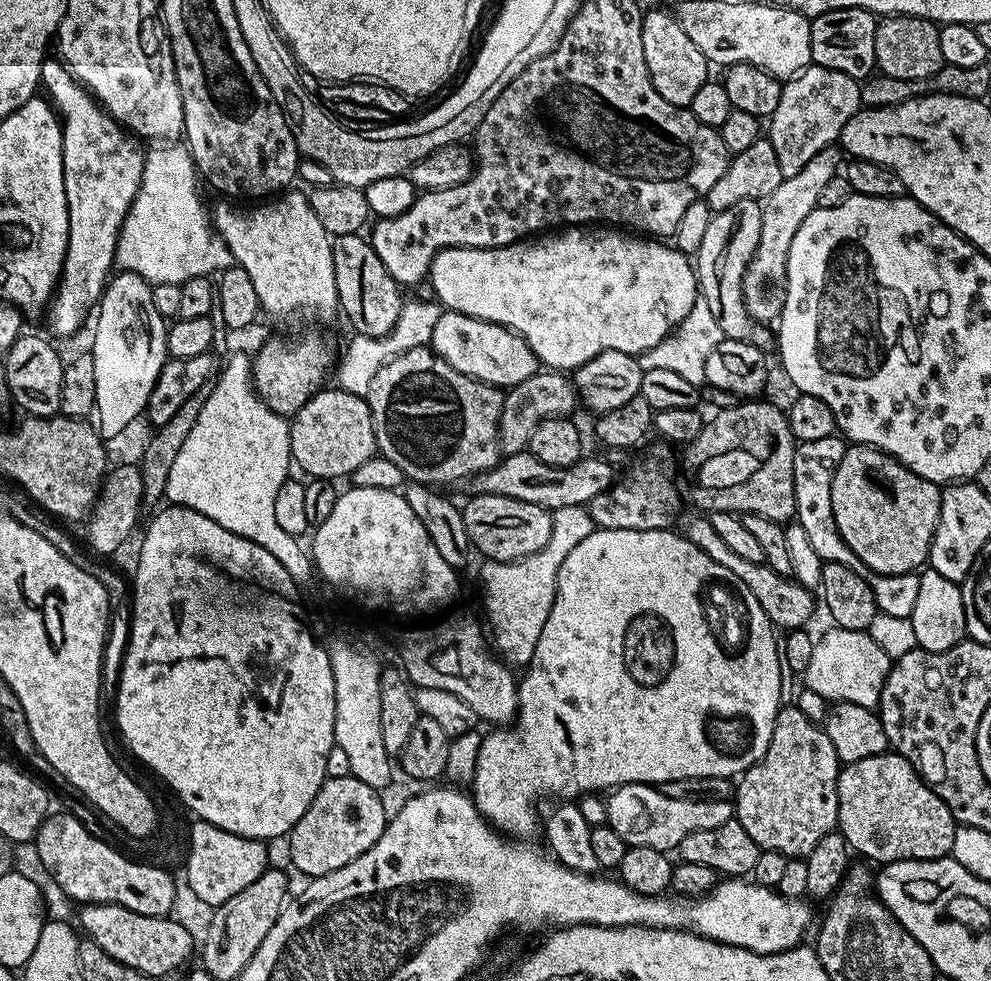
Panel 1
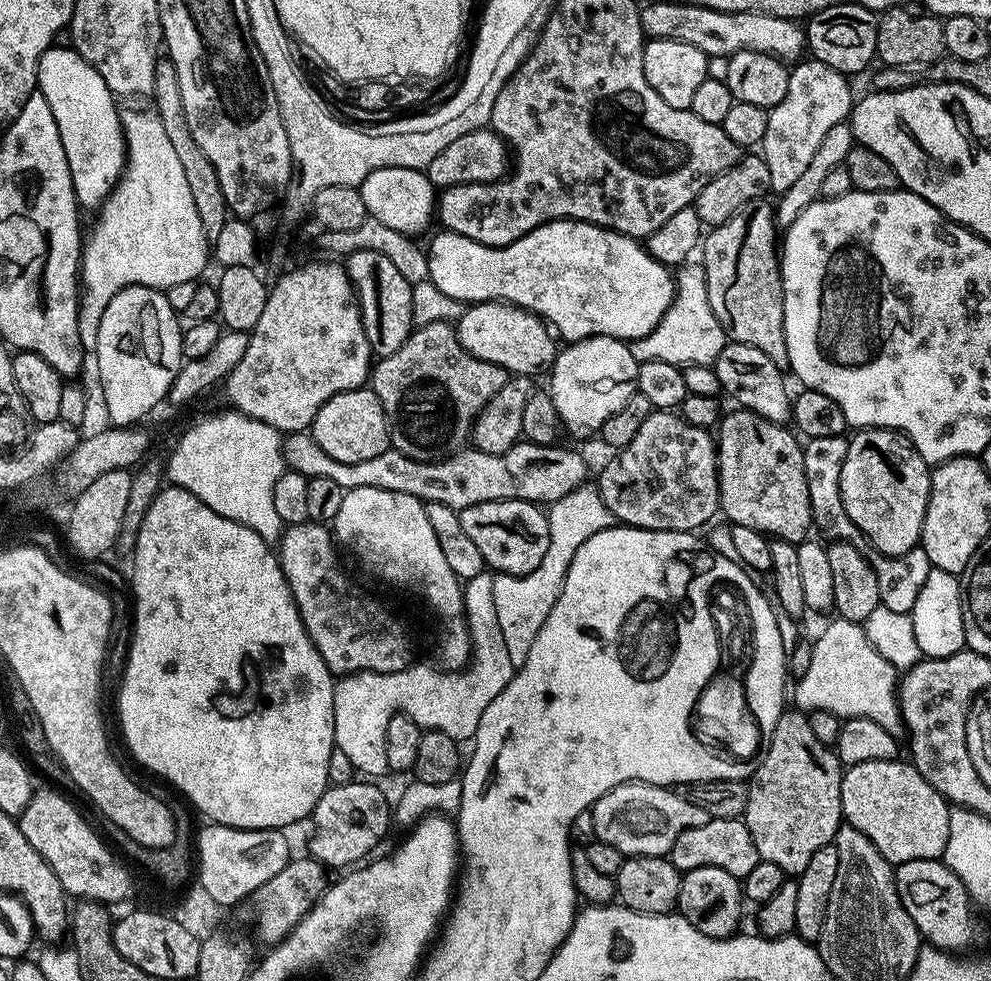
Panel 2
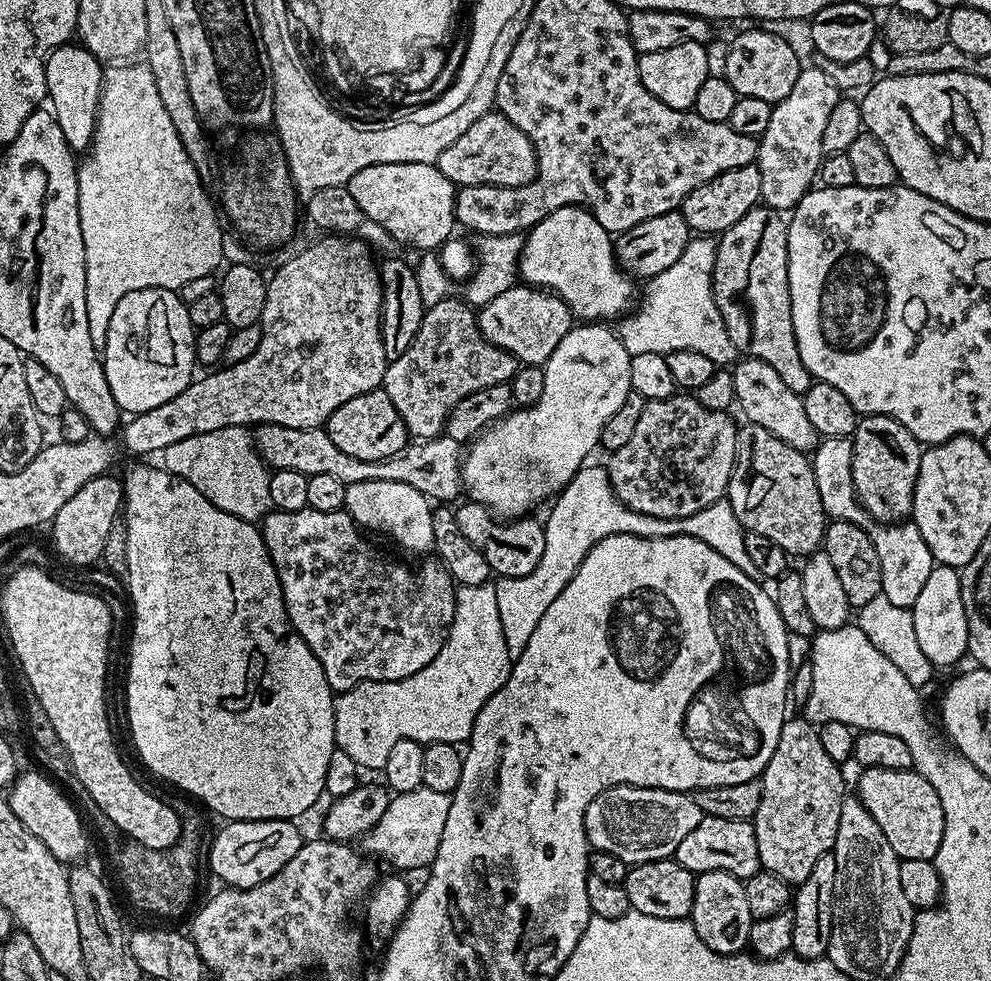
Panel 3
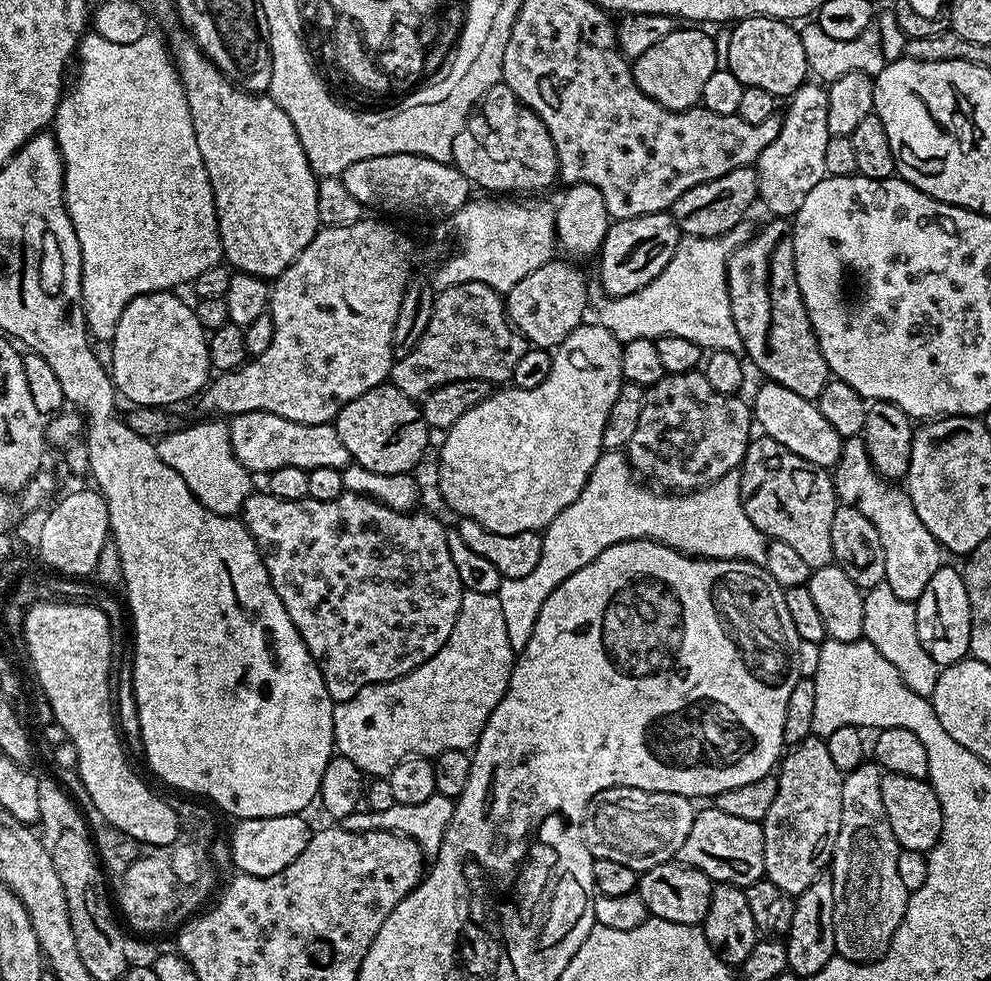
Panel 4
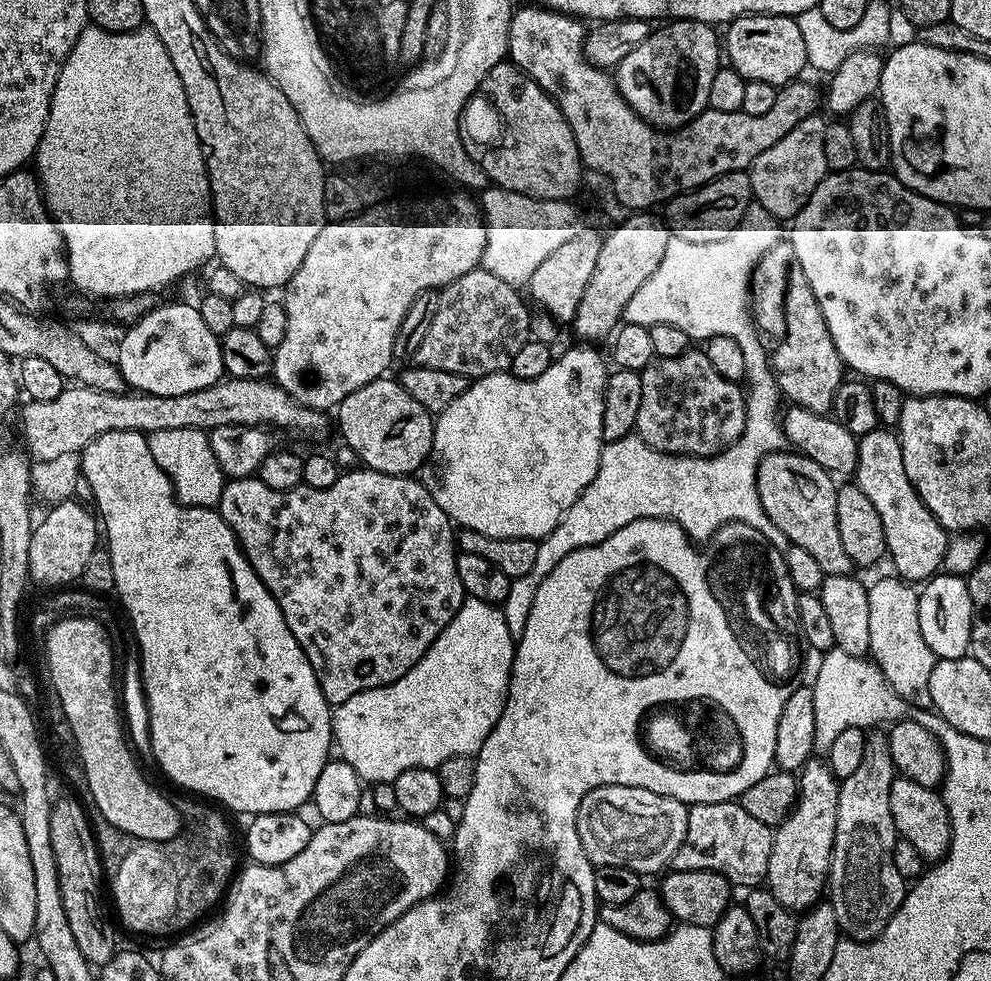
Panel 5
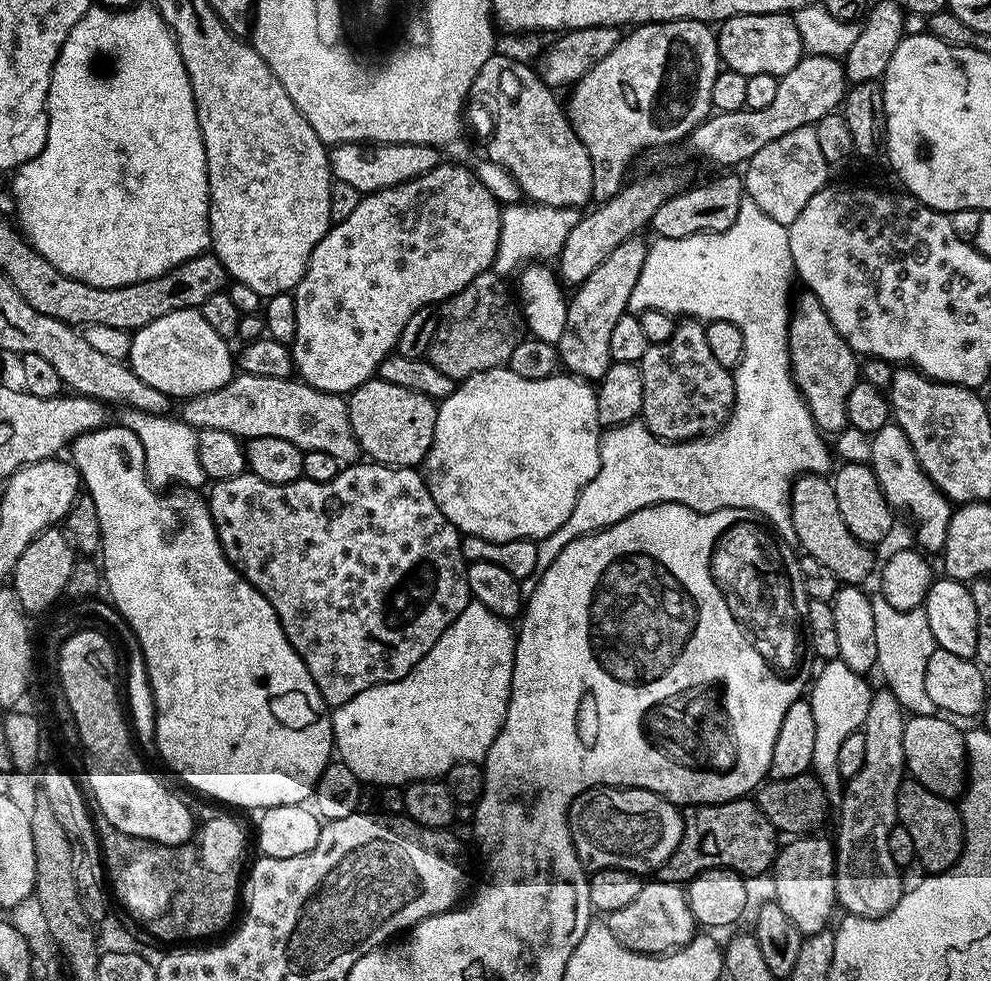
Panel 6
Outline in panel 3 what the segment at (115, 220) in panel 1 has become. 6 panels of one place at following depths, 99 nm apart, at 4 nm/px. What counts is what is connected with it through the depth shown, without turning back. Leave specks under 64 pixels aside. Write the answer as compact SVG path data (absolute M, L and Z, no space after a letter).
M76 42L62 44L48 56L46 100L58 126L62 126L62 134L73 153L83 153L92 142L92 135L96 129L96 111L100 105L100 89L104 87L104 73L102 61L90 54L88 48Z

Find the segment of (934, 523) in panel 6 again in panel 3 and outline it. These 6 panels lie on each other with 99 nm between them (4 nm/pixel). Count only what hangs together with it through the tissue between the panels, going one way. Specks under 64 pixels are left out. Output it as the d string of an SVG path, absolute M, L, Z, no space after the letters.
M825 436L811 453L814 482L818 482L818 498L822 498L825 517L829 521L841 520L854 522L874 542L874 550L878 550L878 562L882 562L882 595L890 598L894 606L911 608L918 602L918 594L926 587L930 578L930 570L934 566L930 546L926 546L922 534L918 534L918 526L911 522L881 524L860 504L854 490L852 463L854 450L852 436Z

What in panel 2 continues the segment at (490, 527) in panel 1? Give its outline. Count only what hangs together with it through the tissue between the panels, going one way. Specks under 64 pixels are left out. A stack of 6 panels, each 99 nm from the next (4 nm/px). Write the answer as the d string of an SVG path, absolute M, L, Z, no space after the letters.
M525 500L478 502L478 506L466 506L459 514L462 530L466 530L474 546L478 546L485 565L493 573L525 576L538 570L542 558L546 558L546 546L550 546L550 526L541 505Z

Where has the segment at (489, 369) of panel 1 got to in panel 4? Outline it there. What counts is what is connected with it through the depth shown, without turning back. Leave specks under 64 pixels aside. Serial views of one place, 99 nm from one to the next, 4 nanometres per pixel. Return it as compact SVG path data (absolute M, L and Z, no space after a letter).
M551 259L533 273L527 274L522 278L513 289L506 294L506 307L508 309L508 319L512 321L513 326L522 333L529 345L534 348L547 348L555 350L560 344L573 332L585 323L586 316L584 311L588 308L588 284L584 281L584 276L567 259Z

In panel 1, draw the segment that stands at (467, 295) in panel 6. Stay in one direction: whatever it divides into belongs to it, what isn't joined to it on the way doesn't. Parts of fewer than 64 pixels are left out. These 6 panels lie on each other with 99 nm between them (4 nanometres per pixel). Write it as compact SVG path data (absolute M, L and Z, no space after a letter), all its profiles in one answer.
M431 347L407 350L401 356L388 360L370 382L366 399L374 422L379 455L390 458L390 462L394 462L409 481L429 486L456 484L459 480L464 482L490 470L502 459L498 426L504 392L454 370L454 366L447 364Z

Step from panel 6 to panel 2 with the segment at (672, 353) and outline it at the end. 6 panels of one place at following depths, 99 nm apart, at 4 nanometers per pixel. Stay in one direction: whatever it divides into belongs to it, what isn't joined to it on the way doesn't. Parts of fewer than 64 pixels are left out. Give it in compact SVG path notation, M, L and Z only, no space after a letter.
M654 410L642 422L634 442L619 449L616 456L600 472L598 487L602 502L610 510L613 521L630 528L655 532L690 532L712 520L720 512L720 471L716 465L716 436L709 429L690 426L676 410Z

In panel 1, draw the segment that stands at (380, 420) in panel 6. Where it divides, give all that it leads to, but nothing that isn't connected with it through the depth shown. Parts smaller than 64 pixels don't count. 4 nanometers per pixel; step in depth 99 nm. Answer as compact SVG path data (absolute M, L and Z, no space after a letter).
M325 386L319 392L296 411L290 420L290 450L295 467L305 472L305 477L317 480L335 481L336 476L351 477L362 462L366 462L371 456L377 455L376 435L374 434L374 422L370 414L370 406L367 399L358 394L348 393L339 386Z

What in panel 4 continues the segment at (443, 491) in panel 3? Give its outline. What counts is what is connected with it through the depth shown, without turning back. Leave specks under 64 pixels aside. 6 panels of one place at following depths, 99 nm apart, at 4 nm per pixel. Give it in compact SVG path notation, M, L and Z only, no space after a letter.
M250 410L246 414L231 417L227 421L227 426L230 434L230 450L234 450L234 458L238 458L244 469L253 474L282 470L282 466L298 466L306 469L330 466L344 469L350 463L346 446L342 446L342 438L338 438L338 430L332 422L303 424L290 422L290 418L282 418L266 410Z

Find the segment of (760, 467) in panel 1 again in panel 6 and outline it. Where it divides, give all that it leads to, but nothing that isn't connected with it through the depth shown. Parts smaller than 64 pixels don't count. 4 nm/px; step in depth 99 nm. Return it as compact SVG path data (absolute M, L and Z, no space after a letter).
M805 474L796 478L792 486L792 521L794 522L794 534L796 544L804 547L803 551L810 558L818 558L818 562L824 563L829 570L834 570L834 574L840 579L841 585L855 584L863 585L864 579L872 572L876 560L872 557L873 549L864 544L854 534L850 534L850 526L842 522L842 514L838 510L838 498L834 498L834 486L831 479L824 474Z

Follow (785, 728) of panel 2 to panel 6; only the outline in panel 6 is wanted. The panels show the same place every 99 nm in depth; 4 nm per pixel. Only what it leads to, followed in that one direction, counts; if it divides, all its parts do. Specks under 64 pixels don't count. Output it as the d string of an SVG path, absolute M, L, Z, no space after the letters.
M800 834L789 839L792 841L777 851L776 862L770 869L772 888L776 891L776 904L782 906L786 918L790 918L790 922L794 922L796 929L804 936L813 936L825 931L833 923L838 912L836 850L829 837L827 840L824 836L816 835L820 834Z

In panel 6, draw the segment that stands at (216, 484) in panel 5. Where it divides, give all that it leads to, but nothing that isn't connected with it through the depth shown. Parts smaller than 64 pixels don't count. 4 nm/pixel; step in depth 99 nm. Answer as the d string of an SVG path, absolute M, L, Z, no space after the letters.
M131 410L125 411L124 414L123 427L138 434L138 442L142 442L142 454L146 458L144 473L147 474L148 482L153 488L168 490L173 486L179 486L184 490L196 490L201 487L200 483L205 483L202 462L198 462L197 429L171 415L155 416Z

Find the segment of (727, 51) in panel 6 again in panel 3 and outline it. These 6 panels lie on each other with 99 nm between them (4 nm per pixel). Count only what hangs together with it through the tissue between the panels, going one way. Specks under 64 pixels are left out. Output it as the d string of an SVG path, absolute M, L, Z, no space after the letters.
M748 26L732 40L728 53L724 56L722 75L734 86L737 96L746 98L762 98L762 102L777 104L786 94L790 94L794 82L798 82L798 74L802 61L798 53L792 49L788 40L783 40L776 32L767 32L764 26Z

